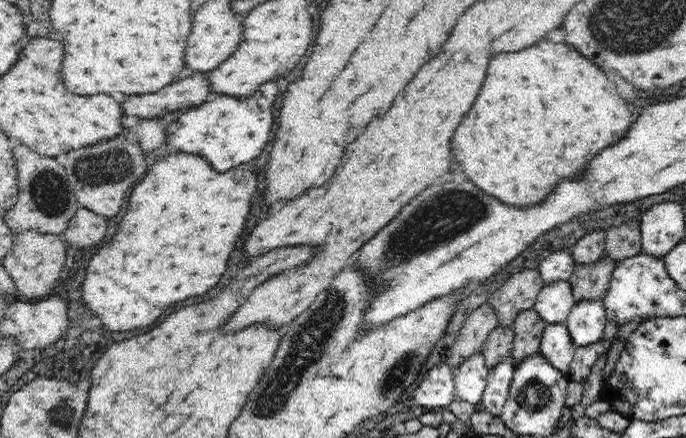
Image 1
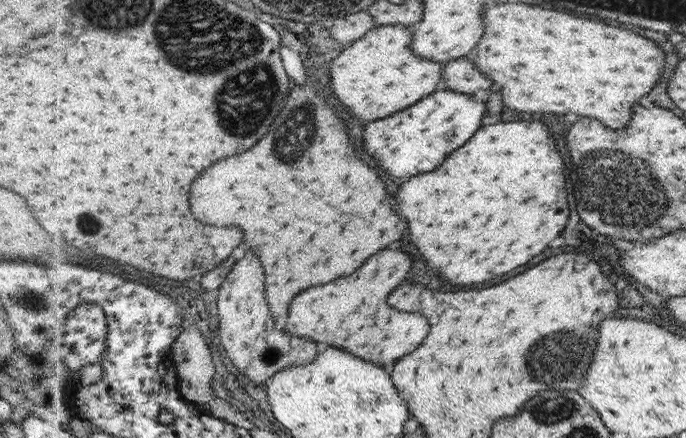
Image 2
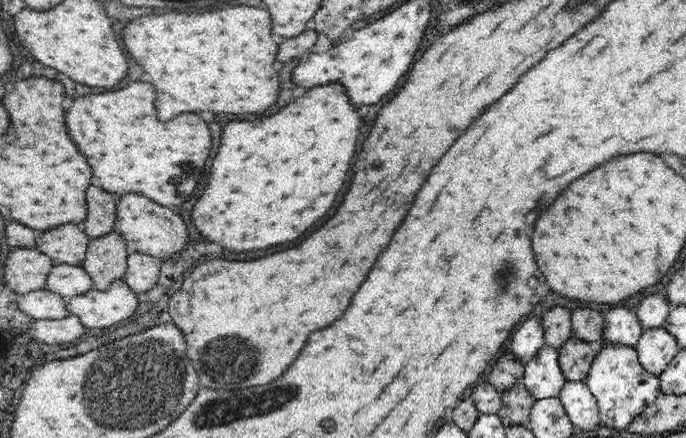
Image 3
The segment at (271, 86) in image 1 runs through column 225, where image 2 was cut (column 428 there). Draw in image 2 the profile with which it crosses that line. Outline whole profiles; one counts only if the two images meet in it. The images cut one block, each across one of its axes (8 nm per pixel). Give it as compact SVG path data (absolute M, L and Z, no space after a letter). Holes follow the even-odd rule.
M440 89L403 111L370 122L364 130L362 152L370 154L378 168L390 178L410 178L436 170L450 152L460 148L480 128L486 106L472 94Z

